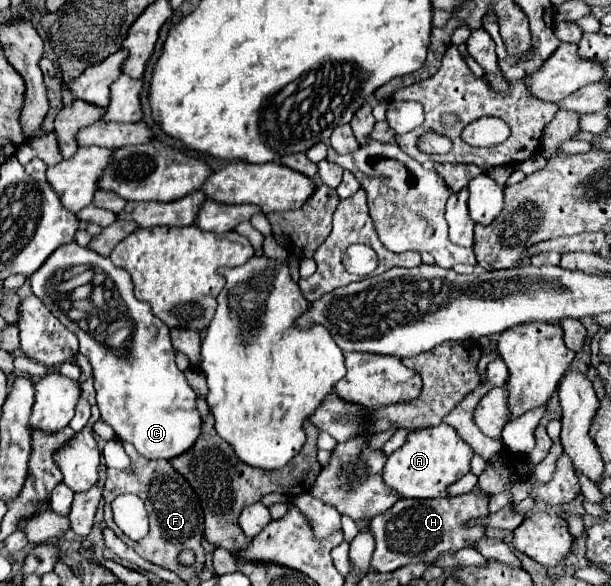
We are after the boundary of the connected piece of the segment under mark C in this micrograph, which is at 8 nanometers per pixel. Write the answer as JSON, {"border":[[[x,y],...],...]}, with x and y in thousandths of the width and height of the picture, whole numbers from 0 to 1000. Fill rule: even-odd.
{"border":[[[124,413],[92,423],[85,437],[79,437],[75,451],[69,451],[52,471],[52,498],[75,519],[75,526],[111,560],[118,563],[131,580],[131,604],[137,604],[147,614],[151,635],[154,635],[154,662],[157,662],[157,689],[164,700],[164,710],[173,724],[180,724],[190,737],[190,744],[203,754],[219,758],[219,765],[242,785],[282,785],[301,771],[308,771],[331,730],[327,706],[321,700],[321,669],[304,652],[301,638],[285,621],[285,594],[278,587],[275,556],[249,536],[249,526],[242,515],[223,512],[216,498],[216,478],[209,474],[209,464],[190,457],[180,440],[164,437],[144,423],[128,420]],[[121,454],[154,454],[157,461],[170,461],[170,468],[187,481],[193,502],[200,502],[200,512],[209,526],[209,536],[219,546],[219,567],[196,594],[173,594],[167,584],[154,580],[144,567],[131,563],[101,529],[98,522],[82,512],[75,491],[82,474],[95,464],[108,464]]]}

